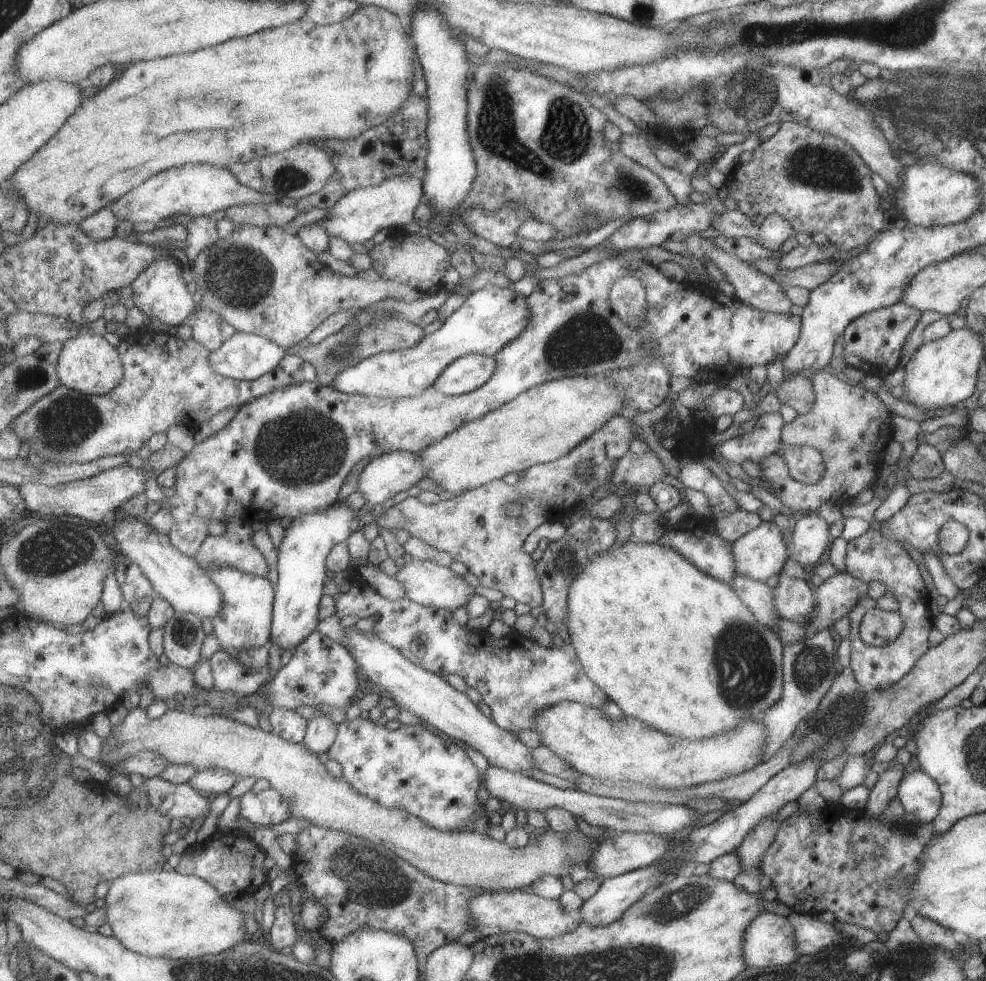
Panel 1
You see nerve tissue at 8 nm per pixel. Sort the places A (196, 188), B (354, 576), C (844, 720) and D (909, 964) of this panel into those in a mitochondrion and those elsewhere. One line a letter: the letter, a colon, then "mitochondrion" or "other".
A: other
B: other
C: mitochondrion
D: mitochondrion

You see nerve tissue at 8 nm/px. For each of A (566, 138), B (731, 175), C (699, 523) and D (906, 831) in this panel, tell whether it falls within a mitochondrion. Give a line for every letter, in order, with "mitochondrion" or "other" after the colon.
A: mitochondrion
B: other
C: other
D: mitochondrion

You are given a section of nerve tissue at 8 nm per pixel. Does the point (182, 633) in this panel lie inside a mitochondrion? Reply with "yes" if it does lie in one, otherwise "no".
yes

